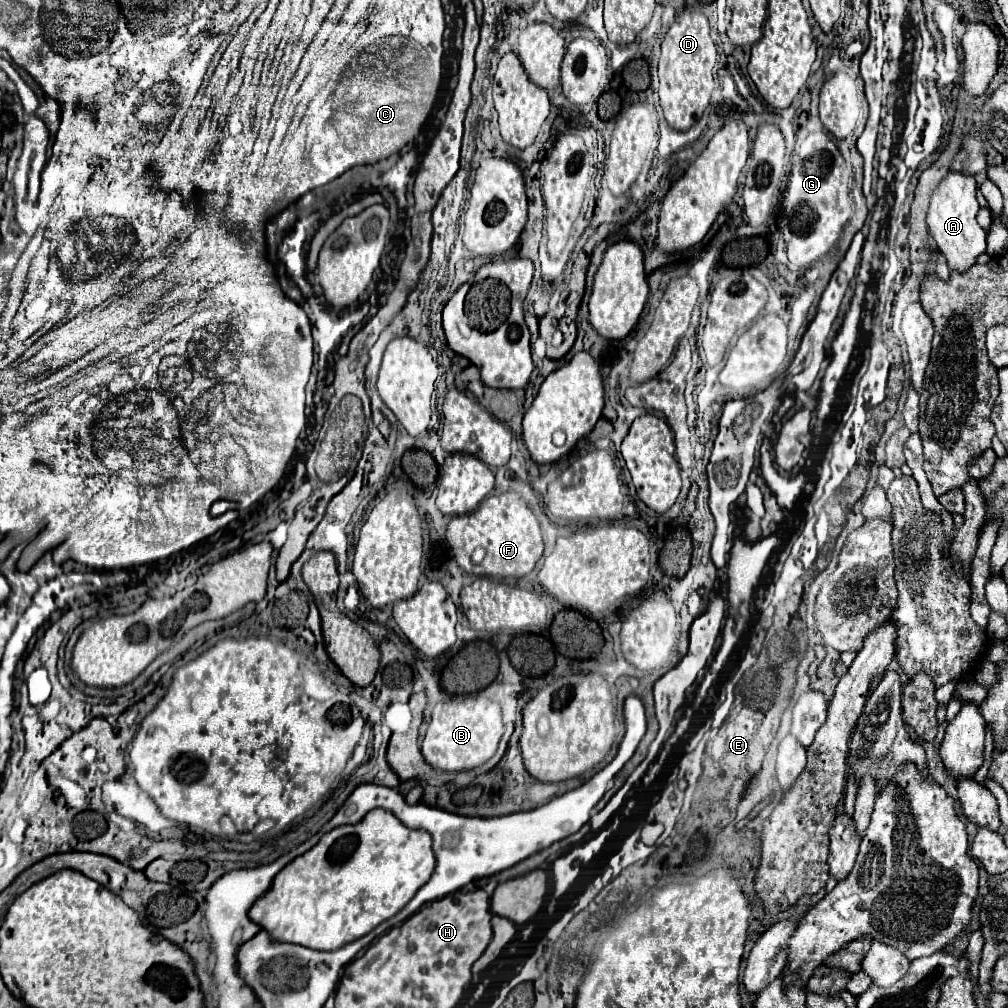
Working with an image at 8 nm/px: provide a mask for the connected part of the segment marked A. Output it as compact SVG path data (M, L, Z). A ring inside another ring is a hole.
M948 172L930 196L928 208L928 232L936 240L938 250L946 256L952 270L966 270L976 262L976 256L986 252L986 232L978 226L978 200L976 178L962 172Z

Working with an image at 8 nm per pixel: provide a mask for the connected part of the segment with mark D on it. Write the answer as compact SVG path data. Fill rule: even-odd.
M682 12L664 36L658 62L658 98L666 122L674 130L690 130L706 110L714 90L714 72L718 66L718 46L710 36L710 26L700 12Z

